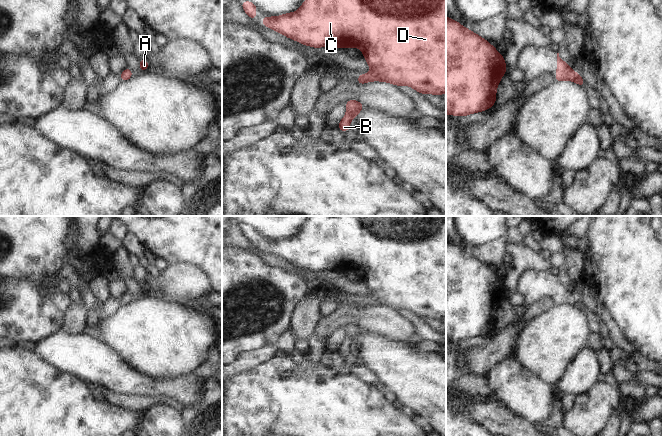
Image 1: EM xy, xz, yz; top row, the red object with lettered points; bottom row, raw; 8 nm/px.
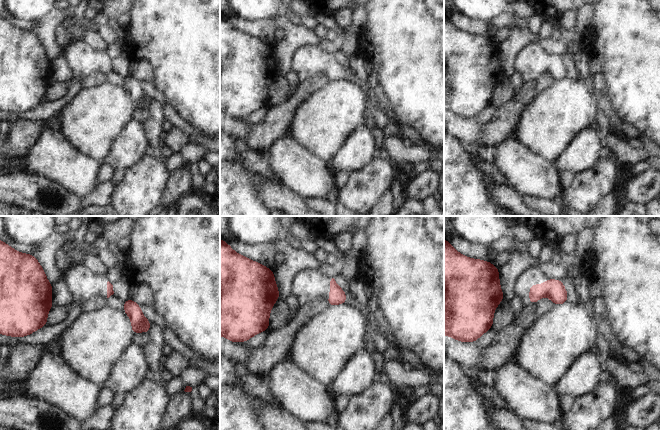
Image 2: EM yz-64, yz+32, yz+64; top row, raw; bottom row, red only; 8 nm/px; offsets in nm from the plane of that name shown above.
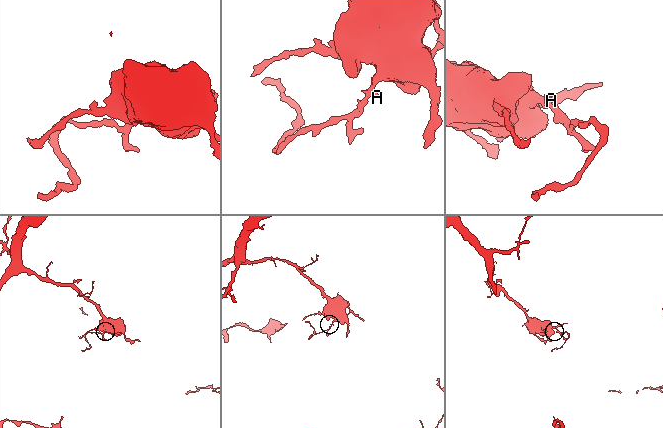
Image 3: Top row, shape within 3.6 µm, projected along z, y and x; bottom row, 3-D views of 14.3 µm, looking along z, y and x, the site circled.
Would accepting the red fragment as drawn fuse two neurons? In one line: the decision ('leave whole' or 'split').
leave whole

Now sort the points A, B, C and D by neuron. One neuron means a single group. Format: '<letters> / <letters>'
A B C D

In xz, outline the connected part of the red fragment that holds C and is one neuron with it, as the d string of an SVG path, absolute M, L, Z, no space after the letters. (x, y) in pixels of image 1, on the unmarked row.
M310 216L300 233L278 241L263 240L262 250L274 253L289 263L294 263L303 269L313 272L327 269L336 272L358 271L363 277L363 282L368 286L372 297L362 297L356 302L358 308L369 305L384 305L393 309L408 309L421 318L431 317L437 320L446 316L446 216Z

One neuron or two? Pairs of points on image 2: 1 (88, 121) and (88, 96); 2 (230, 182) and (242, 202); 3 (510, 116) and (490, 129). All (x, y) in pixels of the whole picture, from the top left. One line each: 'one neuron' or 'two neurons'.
1: one neuron
2: one neuron
3: one neuron

